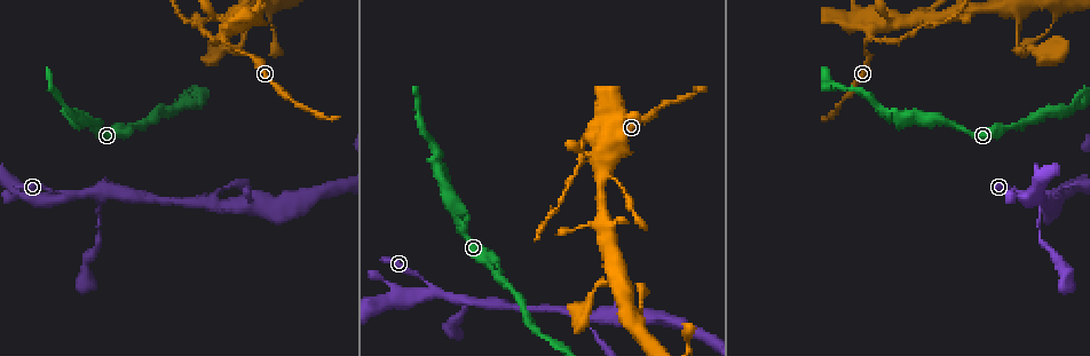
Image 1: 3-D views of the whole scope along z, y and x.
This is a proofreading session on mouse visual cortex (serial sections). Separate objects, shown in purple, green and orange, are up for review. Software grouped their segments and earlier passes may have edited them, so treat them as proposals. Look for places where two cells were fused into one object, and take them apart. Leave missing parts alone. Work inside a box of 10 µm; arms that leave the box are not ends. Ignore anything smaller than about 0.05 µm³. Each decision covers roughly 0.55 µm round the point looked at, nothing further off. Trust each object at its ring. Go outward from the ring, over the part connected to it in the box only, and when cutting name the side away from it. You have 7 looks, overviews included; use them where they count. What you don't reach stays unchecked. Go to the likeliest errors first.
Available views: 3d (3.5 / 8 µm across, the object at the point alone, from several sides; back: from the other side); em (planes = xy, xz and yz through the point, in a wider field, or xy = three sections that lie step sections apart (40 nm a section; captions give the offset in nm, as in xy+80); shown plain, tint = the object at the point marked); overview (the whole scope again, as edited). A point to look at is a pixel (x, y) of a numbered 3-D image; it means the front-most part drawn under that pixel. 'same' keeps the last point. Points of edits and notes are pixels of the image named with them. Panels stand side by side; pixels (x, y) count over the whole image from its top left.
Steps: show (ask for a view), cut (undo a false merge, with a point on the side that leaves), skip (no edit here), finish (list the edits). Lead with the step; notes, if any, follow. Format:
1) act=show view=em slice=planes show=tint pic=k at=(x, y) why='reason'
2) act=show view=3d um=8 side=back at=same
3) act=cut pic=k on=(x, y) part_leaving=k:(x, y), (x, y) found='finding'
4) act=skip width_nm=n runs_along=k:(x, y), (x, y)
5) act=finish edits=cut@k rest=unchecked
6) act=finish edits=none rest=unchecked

act=show view=3d um=8 pic=1 at=(439, 171) why='thick turns thin'

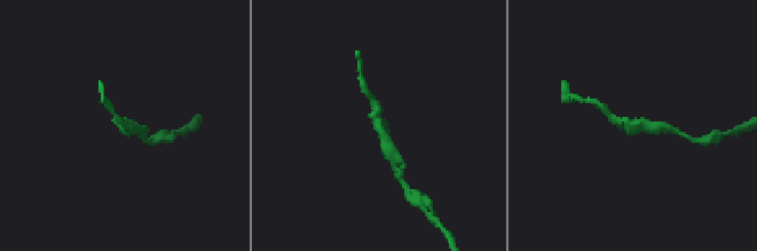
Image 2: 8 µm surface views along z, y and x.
act=show view=em slice=planes show=tint at=same why='now the EM'

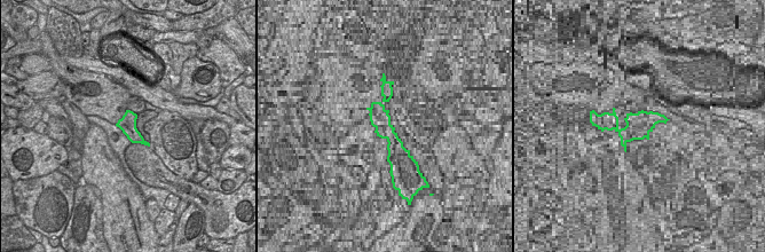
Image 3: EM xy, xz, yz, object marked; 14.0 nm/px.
act=skip runs_along=2:(389, 155), (372, 97) found='all the same cell'

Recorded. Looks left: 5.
act=show view=3d um=3.5 pic=1 at=(462, 300) why='side arm on a straight run'

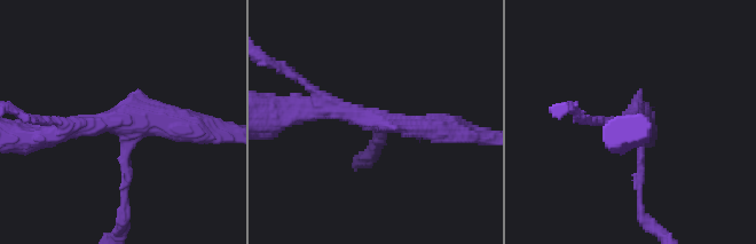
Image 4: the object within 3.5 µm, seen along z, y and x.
act=show view=em slice=xy step=1 show=tint pic=4 at=(122, 121) arms=3 arm_widths_nm=150,300,300

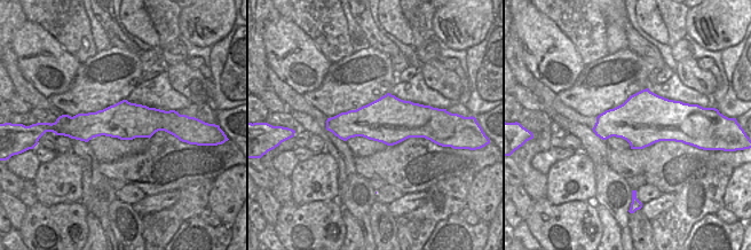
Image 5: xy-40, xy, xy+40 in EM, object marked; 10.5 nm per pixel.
act=skip runs_along=4:(313, 91), (365, 120), (454, 130) found='continuous, no second cell'

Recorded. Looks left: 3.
act=show view=3d um=3.5 pic=1 at=(204, 205) why='branch point'

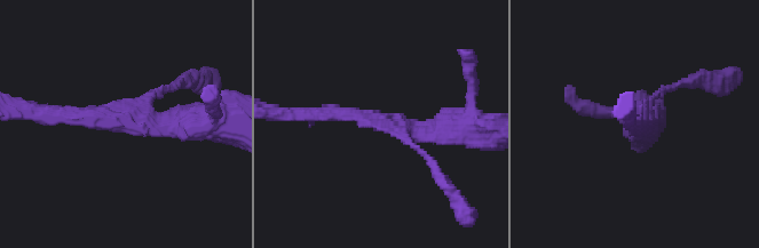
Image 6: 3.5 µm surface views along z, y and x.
act=show view=em slice=xy step=5 show=tint pic=6 at=(384, 120) why='shape alone is not enough'

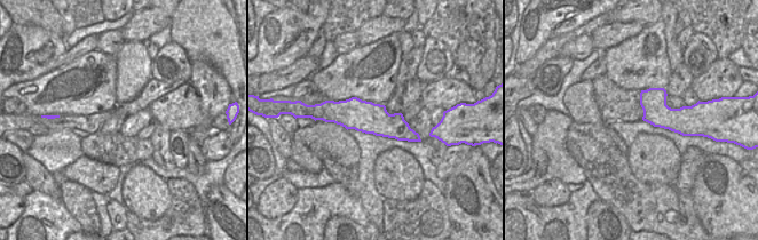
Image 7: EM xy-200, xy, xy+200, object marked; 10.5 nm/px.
act=skip runs_along=7:(326, 112), (373, 118), (417, 138) found='one cell here'

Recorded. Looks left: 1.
act=finish edits=none rest=unchecked

